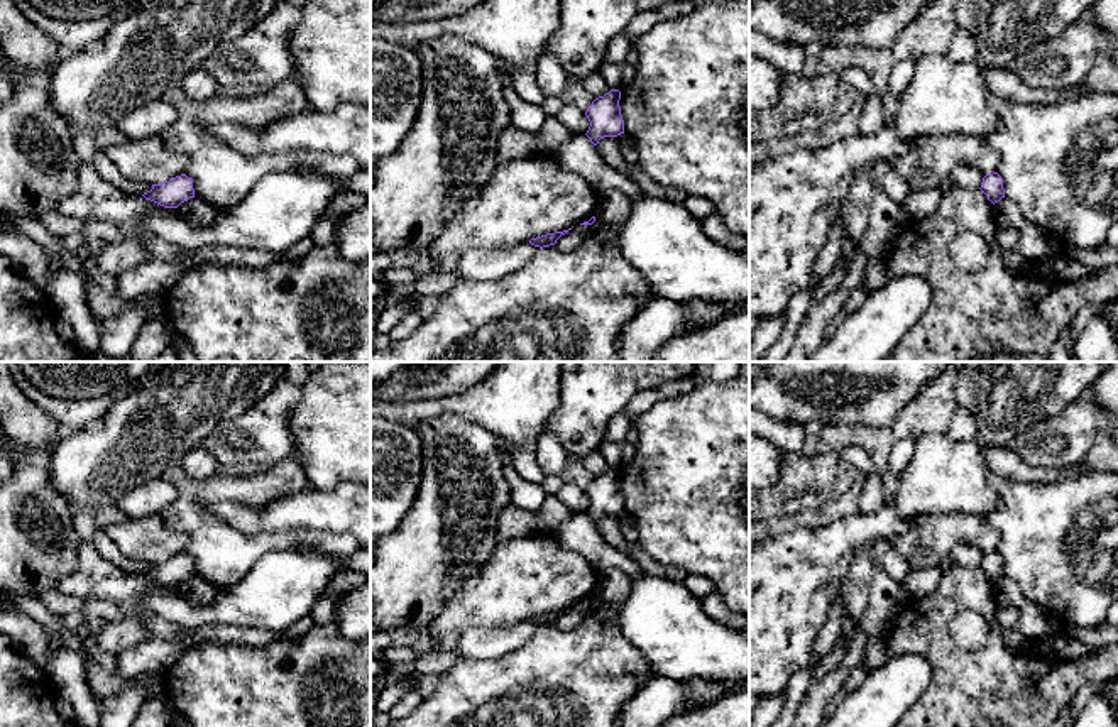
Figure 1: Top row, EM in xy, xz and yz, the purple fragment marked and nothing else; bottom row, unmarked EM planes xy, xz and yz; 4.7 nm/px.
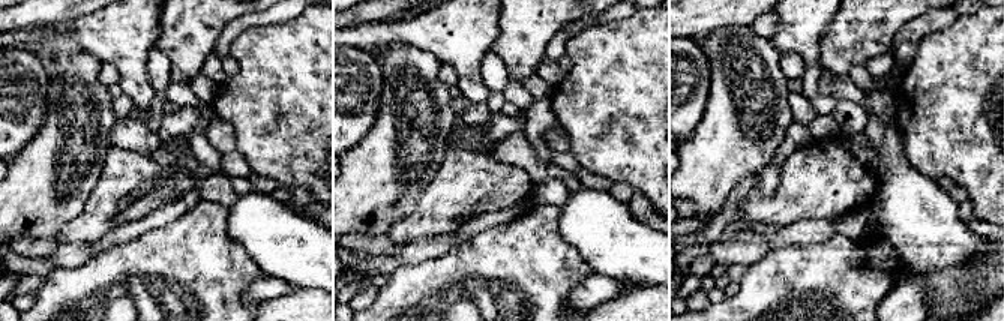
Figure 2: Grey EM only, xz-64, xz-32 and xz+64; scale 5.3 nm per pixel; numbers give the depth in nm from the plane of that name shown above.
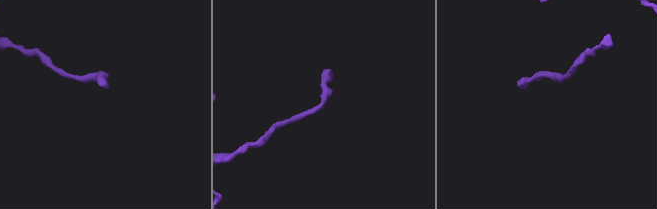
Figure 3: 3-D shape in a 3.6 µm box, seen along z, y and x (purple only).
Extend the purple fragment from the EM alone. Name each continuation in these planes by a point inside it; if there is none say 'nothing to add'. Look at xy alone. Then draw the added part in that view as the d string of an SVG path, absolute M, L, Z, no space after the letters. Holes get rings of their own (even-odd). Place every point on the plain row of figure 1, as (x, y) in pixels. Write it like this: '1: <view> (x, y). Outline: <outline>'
nothing to add

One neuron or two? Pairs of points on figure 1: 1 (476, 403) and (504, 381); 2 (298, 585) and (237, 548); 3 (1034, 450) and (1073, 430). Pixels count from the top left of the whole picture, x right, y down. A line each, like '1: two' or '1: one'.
1: one
2: two
3: one

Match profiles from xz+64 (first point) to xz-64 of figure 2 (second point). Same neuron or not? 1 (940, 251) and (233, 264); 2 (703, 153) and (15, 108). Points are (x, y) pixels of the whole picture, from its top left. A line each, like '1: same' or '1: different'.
1: different
2: different

